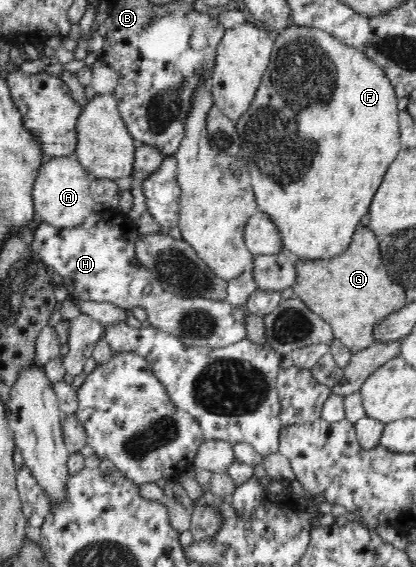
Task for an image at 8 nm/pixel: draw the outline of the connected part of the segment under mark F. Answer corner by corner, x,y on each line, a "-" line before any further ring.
290,22
290,25
274,33
273,50
270,63
261,77
260,85
255,93
250,108
236,120
237,132
241,140
240,155
246,160
250,175
252,176
252,189
256,196
258,209
264,211
272,218
272,221
282,236
282,250
286,249
296,255
297,260
317,260
318,258
334,257
334,253
342,253
346,245
350,245
352,235
356,227
360,225
360,219
368,213
372,198
379,188
388,166
396,159
400,145
399,130
399,99
394,90
394,84
386,77
386,72
366,56
366,52
356,46
350,46
334,33
326,32
314,26
303,26

